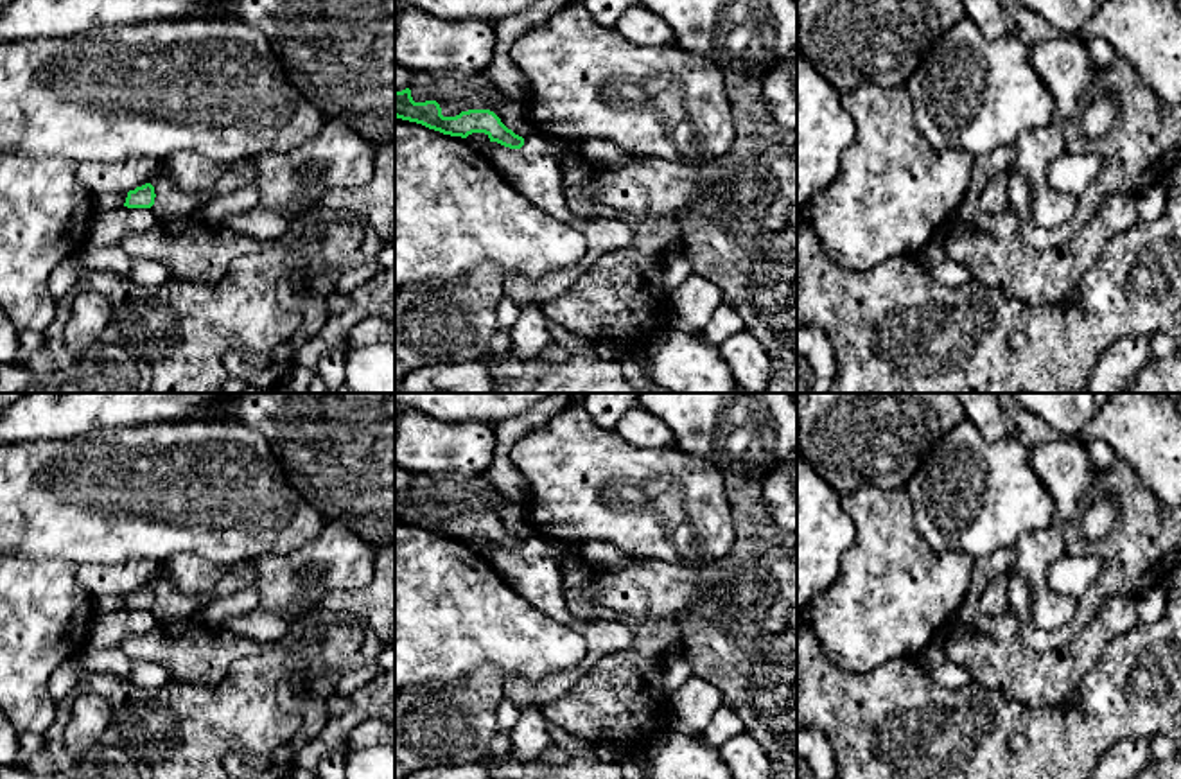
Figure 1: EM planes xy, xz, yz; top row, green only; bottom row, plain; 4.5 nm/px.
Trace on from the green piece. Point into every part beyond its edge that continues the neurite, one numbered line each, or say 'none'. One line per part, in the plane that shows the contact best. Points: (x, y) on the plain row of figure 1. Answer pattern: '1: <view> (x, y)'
none

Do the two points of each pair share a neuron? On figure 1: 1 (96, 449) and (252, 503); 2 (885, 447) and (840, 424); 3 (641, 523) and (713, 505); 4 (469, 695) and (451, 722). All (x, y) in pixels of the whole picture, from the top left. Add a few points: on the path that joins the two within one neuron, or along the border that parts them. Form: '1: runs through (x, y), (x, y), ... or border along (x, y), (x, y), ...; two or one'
1: runs through (135, 489), (212, 489); one
2: runs through (874, 437), (862, 424), (851, 424); one
3: runs through (659, 505), (695, 505); one
4: runs through (469, 702), (458, 715); one

